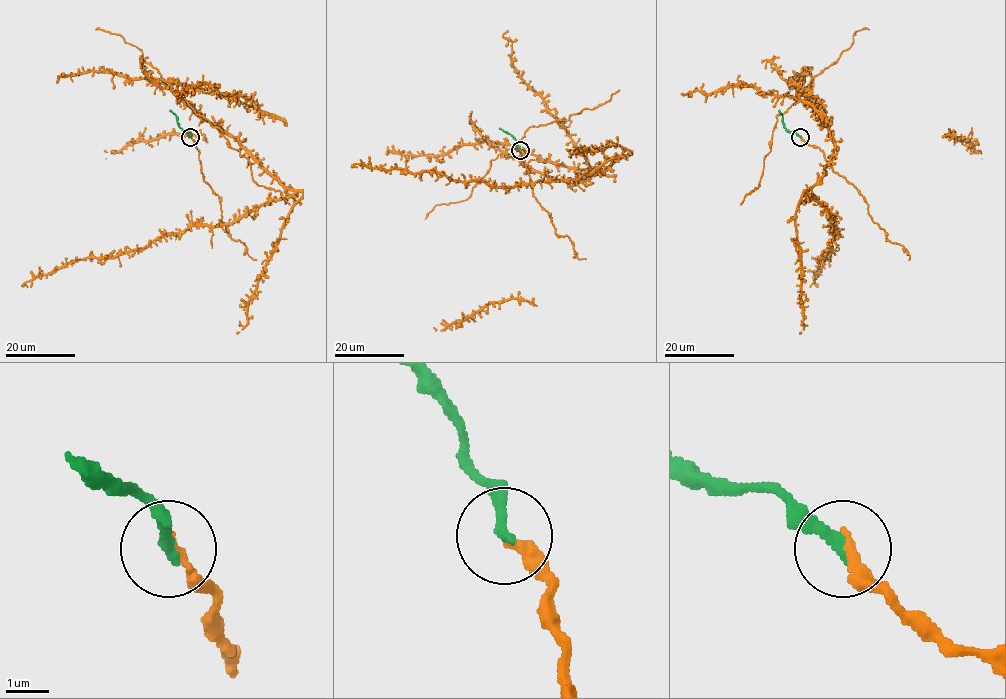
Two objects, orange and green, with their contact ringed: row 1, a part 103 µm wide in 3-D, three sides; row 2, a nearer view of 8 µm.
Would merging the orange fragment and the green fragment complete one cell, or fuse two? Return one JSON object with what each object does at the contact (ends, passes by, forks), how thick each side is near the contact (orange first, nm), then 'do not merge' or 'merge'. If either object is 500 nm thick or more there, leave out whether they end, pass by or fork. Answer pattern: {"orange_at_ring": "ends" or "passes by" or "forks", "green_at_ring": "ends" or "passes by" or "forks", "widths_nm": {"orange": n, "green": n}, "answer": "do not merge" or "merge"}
{"orange_at_ring": "ends", "green_at_ring": "ends", "widths_nm": {"orange": 240, "green": 280}, "answer": "merge"}

